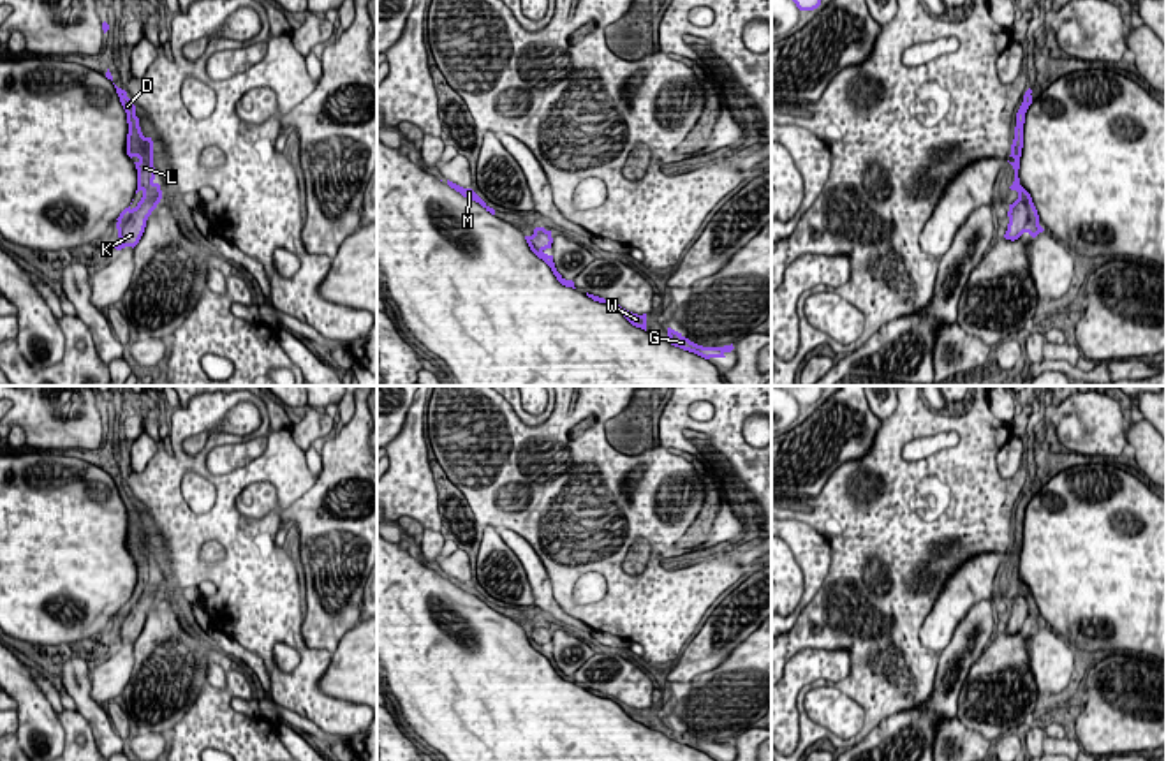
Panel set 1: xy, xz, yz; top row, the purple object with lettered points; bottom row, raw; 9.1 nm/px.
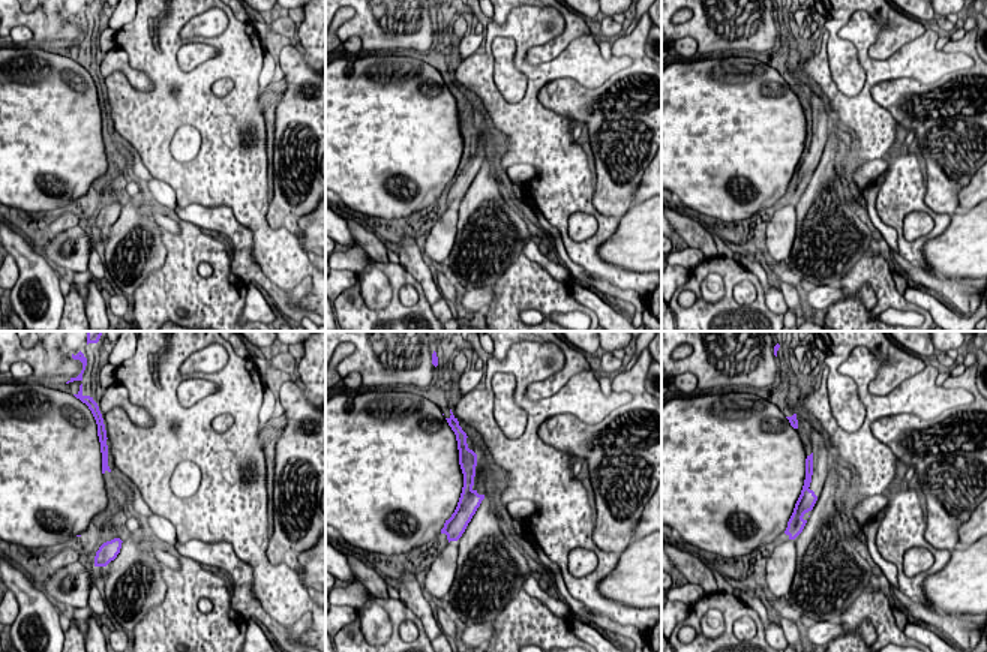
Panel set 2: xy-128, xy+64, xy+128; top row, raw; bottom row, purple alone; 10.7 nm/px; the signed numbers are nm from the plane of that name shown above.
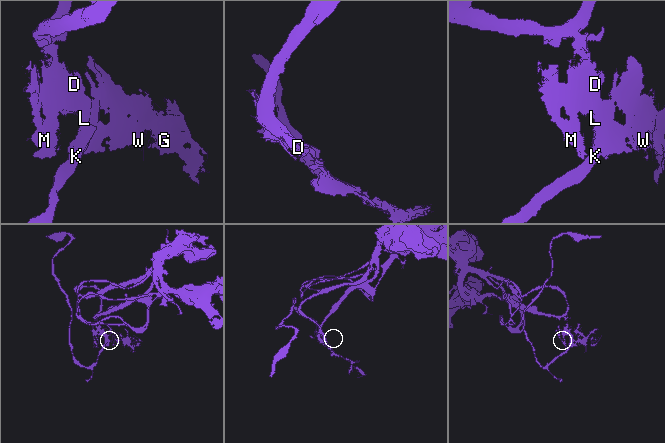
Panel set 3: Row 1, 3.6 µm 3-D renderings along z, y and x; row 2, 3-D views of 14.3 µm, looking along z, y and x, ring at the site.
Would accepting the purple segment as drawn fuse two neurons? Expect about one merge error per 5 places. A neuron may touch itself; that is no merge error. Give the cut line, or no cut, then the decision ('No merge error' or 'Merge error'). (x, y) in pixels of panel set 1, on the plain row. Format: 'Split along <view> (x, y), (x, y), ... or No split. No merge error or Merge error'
No split. No merge error

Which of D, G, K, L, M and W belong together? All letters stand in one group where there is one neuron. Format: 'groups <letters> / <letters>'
groups D G K L M W

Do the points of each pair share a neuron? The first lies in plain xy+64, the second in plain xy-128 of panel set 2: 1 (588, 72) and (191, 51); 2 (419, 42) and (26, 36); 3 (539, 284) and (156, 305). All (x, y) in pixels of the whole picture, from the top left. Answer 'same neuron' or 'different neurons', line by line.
1: different neurons
2: different neurons
3: same neuron

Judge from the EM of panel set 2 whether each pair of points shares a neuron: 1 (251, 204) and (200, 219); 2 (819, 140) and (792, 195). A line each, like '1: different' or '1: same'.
1: different
2: same

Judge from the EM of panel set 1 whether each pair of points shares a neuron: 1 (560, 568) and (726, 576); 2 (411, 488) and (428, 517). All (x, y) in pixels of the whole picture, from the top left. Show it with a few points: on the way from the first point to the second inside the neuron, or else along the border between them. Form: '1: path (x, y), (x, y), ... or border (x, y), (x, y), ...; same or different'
1: path (601, 566), (626, 587), (686, 587); same
2: path (416, 495), (425, 509); same

